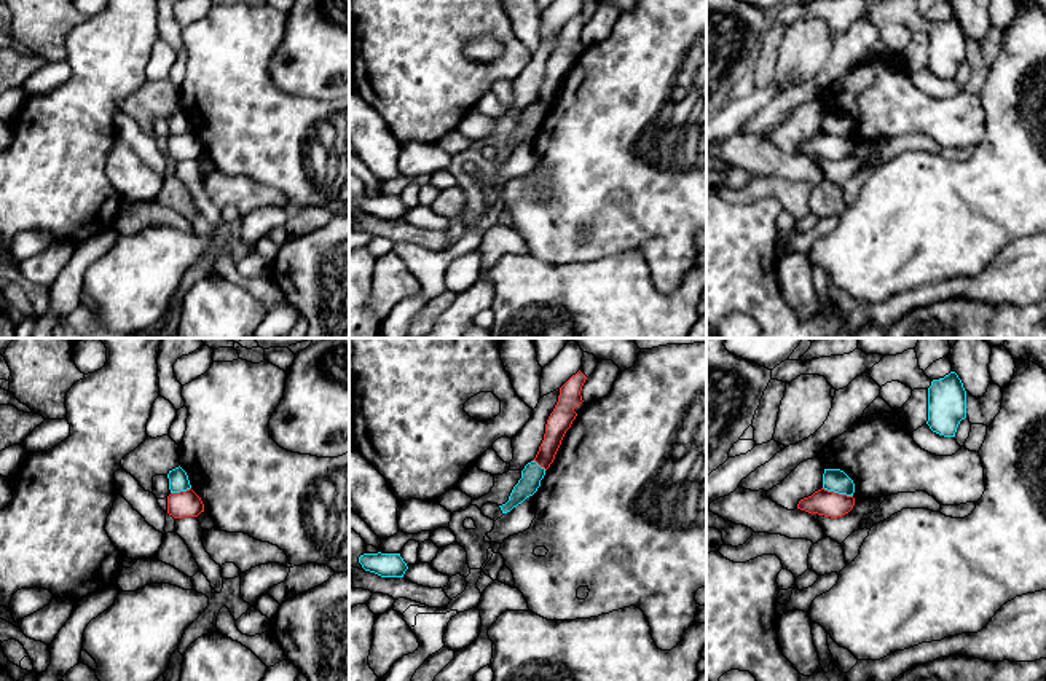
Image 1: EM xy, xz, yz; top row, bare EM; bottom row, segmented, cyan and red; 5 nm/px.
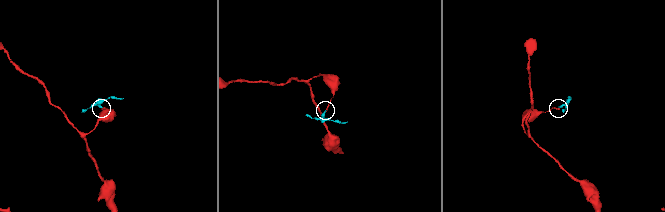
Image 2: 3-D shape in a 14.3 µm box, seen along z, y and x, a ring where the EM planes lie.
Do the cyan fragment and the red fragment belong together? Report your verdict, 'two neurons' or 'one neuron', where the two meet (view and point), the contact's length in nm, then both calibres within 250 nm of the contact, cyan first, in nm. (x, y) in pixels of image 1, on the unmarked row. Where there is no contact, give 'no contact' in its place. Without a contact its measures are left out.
two neurons; contact yz (837, 134); length 160 nm; calibres 120 and 130 nm

